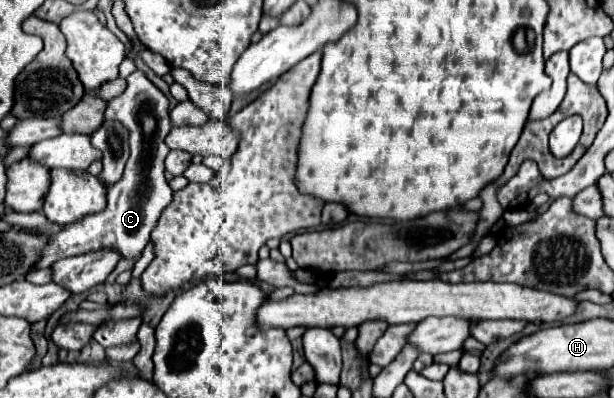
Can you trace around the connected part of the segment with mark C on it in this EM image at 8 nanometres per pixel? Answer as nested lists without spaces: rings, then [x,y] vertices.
[[[137,69],[127,77],[127,89],[119,97],[107,103],[105,119],[119,121],[129,131],[131,157],[125,165],[125,173],[117,185],[107,189],[105,211],[97,215],[87,215],[85,219],[79,219],[77,223],[67,225],[61,233],[53,235],[35,269],[51,267],[53,261],[63,257],[101,251],[101,249],[113,249],[123,259],[139,259],[143,247],[151,237],[153,227],[157,225],[161,211],[173,199],[173,191],[163,177],[163,171],[165,171],[163,159],[169,153],[169,147],[165,145],[165,137],[171,129],[167,97],[147,79],[143,71]]]

